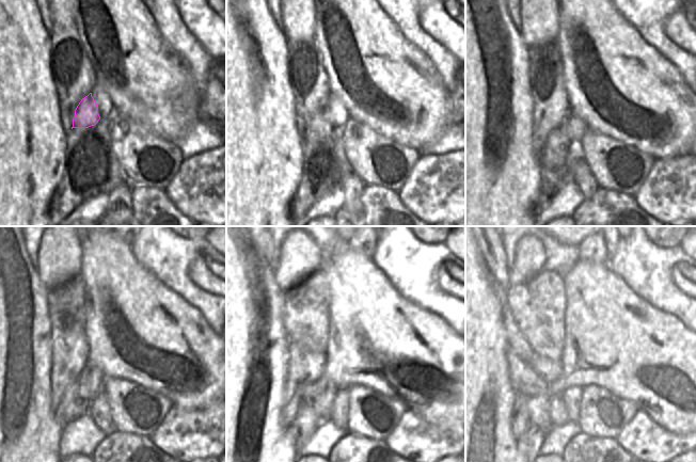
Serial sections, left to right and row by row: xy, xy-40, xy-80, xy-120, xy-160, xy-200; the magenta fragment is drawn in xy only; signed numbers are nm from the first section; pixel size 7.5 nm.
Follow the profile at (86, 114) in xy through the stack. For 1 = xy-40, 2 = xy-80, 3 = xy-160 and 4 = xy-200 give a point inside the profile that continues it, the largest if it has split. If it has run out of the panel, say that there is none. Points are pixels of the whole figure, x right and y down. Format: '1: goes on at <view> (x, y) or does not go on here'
1: goes on at xy-40 (318, 131)
2: goes on at xy-80 (558, 149)
3: goes on at xy-160 (306, 421)
4: goes on at xy-200 (530, 443)

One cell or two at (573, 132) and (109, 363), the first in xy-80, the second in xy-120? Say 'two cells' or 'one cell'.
two cells

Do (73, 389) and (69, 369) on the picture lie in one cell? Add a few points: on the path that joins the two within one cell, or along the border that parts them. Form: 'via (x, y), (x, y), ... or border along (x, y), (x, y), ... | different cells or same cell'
border along (76, 381), (64, 392), (60, 403) | different cells

